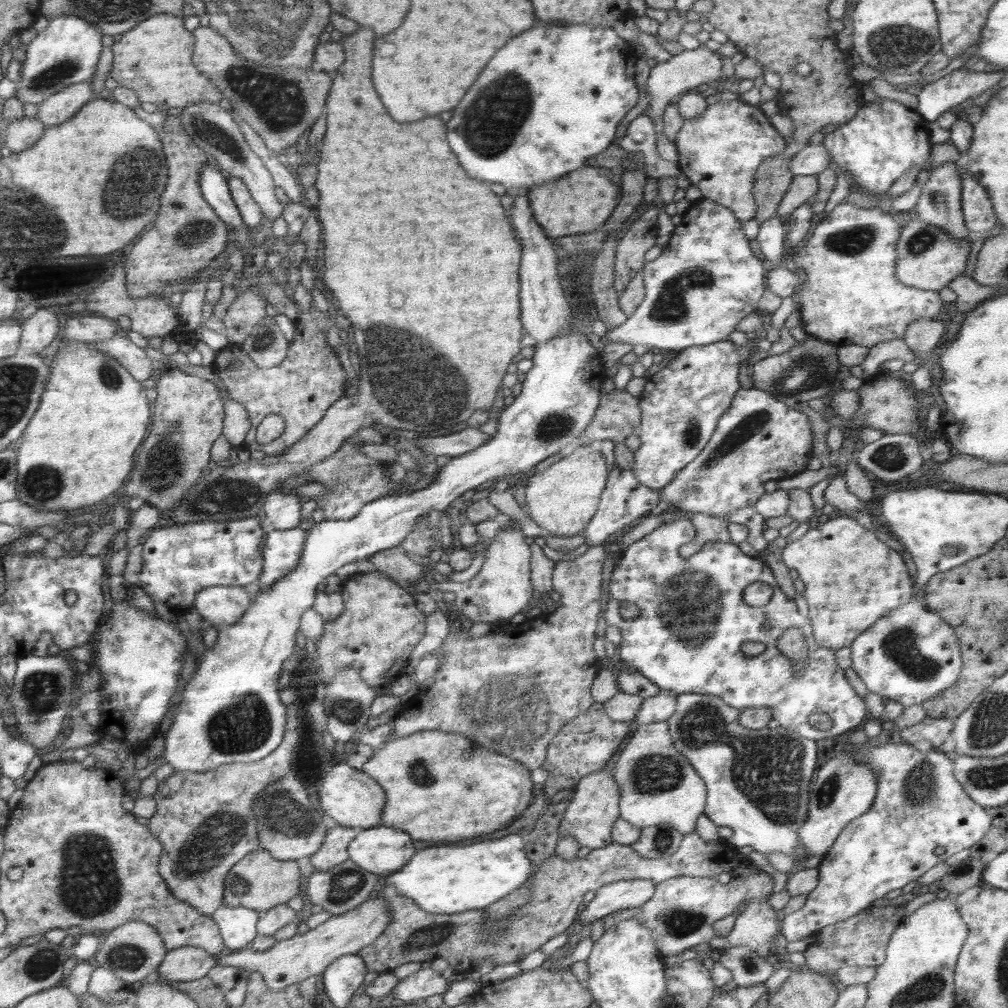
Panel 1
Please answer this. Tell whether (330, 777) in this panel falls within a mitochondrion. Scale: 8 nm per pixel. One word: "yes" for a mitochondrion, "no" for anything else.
no

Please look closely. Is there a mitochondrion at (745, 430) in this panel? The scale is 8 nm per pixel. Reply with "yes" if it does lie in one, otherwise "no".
yes

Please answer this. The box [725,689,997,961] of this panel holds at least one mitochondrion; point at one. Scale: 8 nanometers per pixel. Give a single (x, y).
(923, 784)

